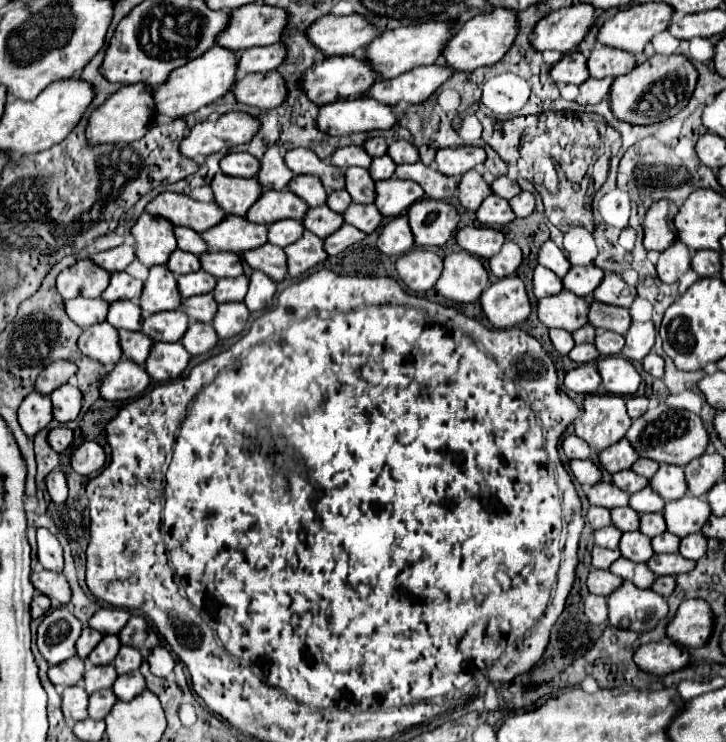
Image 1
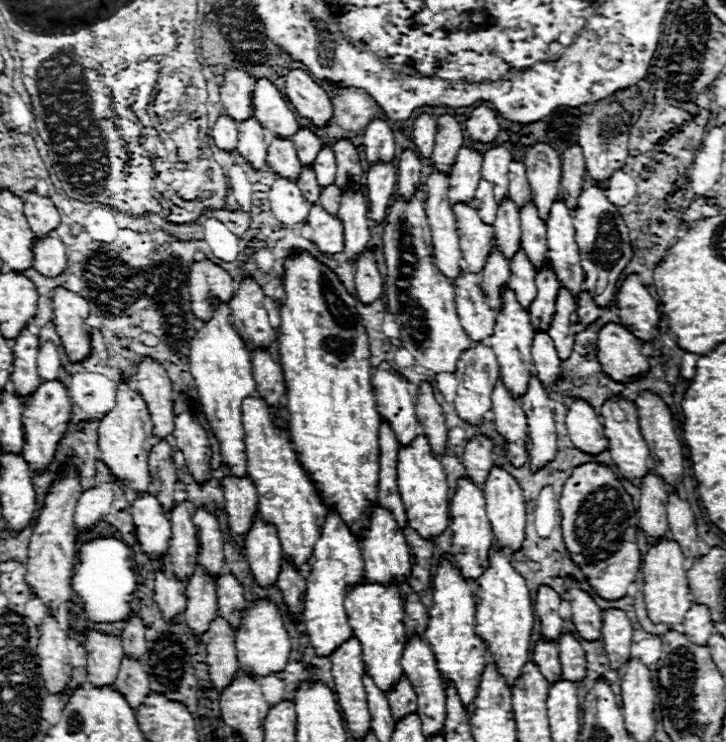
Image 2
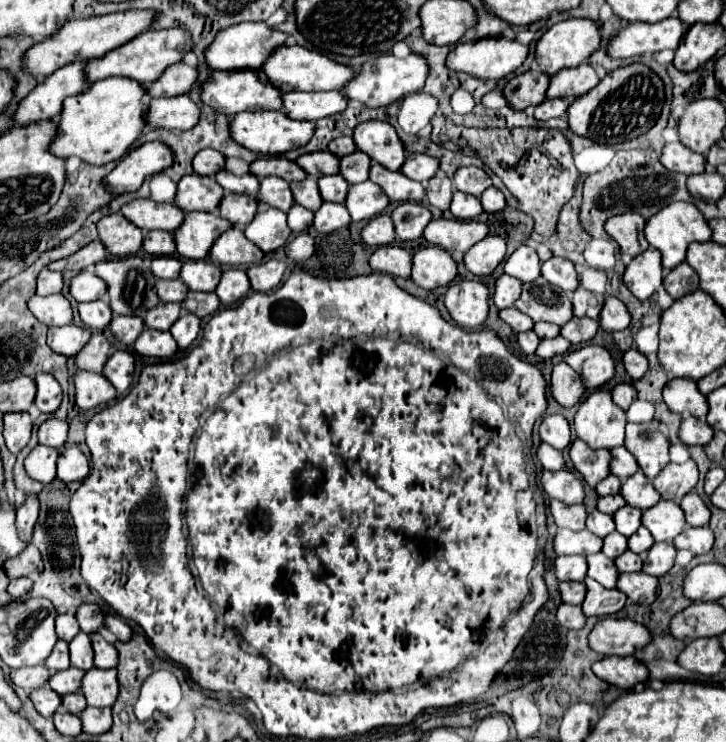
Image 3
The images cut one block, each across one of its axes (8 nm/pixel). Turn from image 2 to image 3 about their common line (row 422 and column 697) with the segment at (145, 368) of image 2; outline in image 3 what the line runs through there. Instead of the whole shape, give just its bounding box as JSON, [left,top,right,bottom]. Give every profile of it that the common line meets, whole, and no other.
[660,142,706,176]

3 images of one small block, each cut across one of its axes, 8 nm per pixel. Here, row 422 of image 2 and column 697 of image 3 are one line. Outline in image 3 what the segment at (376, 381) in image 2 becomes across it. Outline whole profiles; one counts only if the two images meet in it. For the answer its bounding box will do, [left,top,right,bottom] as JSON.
[664,378,706,420]

